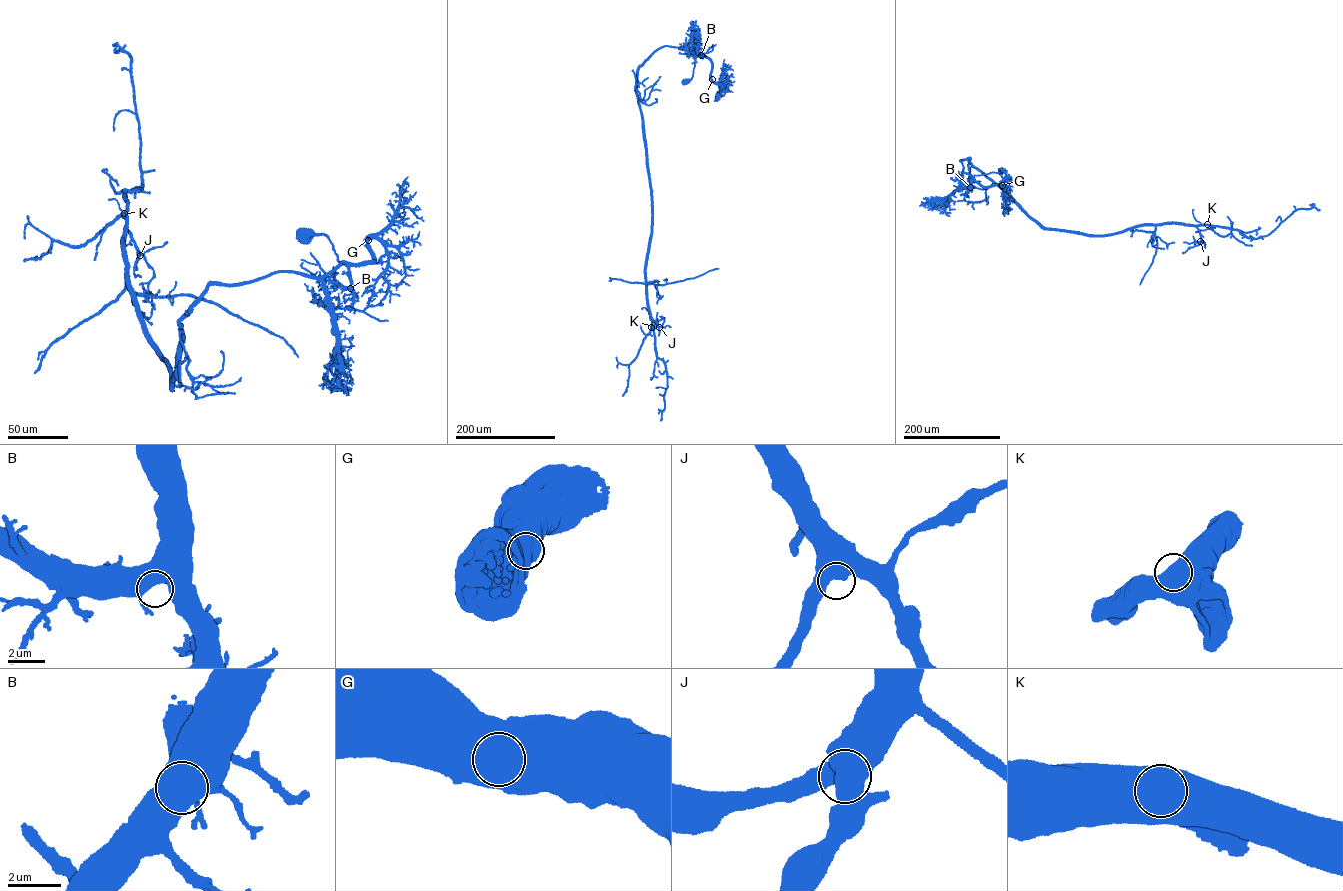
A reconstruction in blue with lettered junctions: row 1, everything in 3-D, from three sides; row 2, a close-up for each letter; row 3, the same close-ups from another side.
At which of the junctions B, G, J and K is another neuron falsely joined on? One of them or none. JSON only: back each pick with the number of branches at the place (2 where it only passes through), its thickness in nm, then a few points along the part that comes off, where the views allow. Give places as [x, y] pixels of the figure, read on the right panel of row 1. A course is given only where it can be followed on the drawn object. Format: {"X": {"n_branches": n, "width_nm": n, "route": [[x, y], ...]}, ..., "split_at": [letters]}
{"split_at": []}

